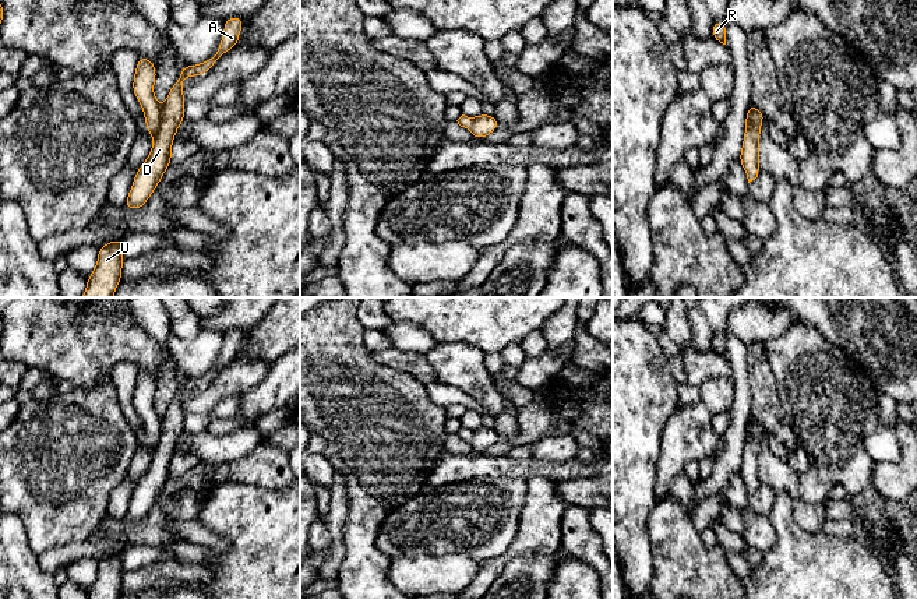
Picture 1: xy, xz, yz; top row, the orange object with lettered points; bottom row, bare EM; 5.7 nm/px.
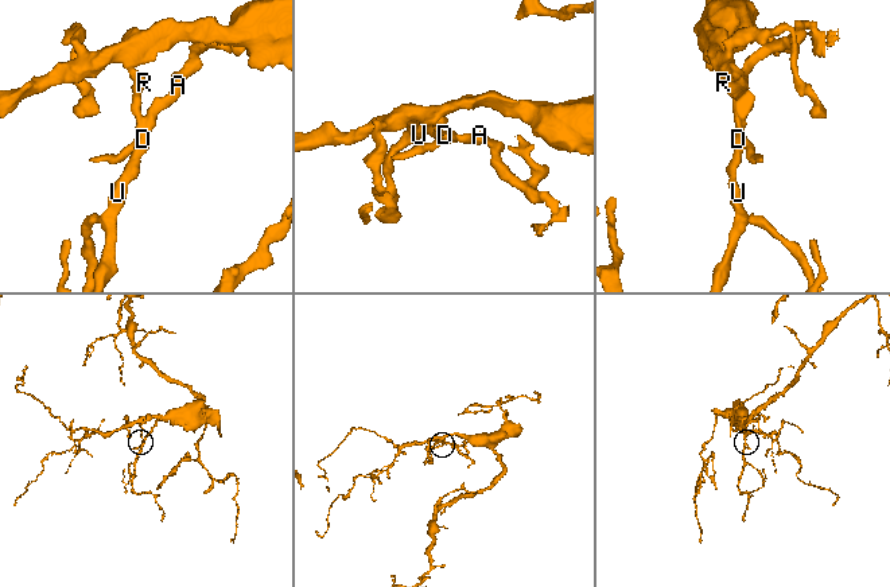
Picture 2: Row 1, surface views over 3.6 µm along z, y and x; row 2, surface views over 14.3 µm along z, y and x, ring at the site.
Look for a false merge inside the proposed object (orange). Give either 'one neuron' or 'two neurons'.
two neurons

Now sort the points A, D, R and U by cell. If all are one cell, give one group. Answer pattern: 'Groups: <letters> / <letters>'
Groups: A D U / R

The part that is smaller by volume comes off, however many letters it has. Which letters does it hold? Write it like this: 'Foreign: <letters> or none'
Foreign: A, D, U

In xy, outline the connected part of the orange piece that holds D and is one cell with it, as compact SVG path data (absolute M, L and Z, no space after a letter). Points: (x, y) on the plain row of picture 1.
M241 330L223 332L223 349L212 370L197 378L187 377L181 380L176 395L169 404L165 417L161 420L161 441L155 448L152 462L145 475L138 480L126 517L123 518L128 524L142 521L147 517L149 508L156 503L156 498L170 478L172 455L179 438L184 434L186 412L183 409L183 391L200 390L208 385L225 366L237 359L243 335L244 331Z

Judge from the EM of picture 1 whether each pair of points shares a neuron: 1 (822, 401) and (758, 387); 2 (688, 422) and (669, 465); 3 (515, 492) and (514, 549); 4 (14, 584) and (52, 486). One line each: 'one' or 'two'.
1: two
2: one
3: two
4: two

